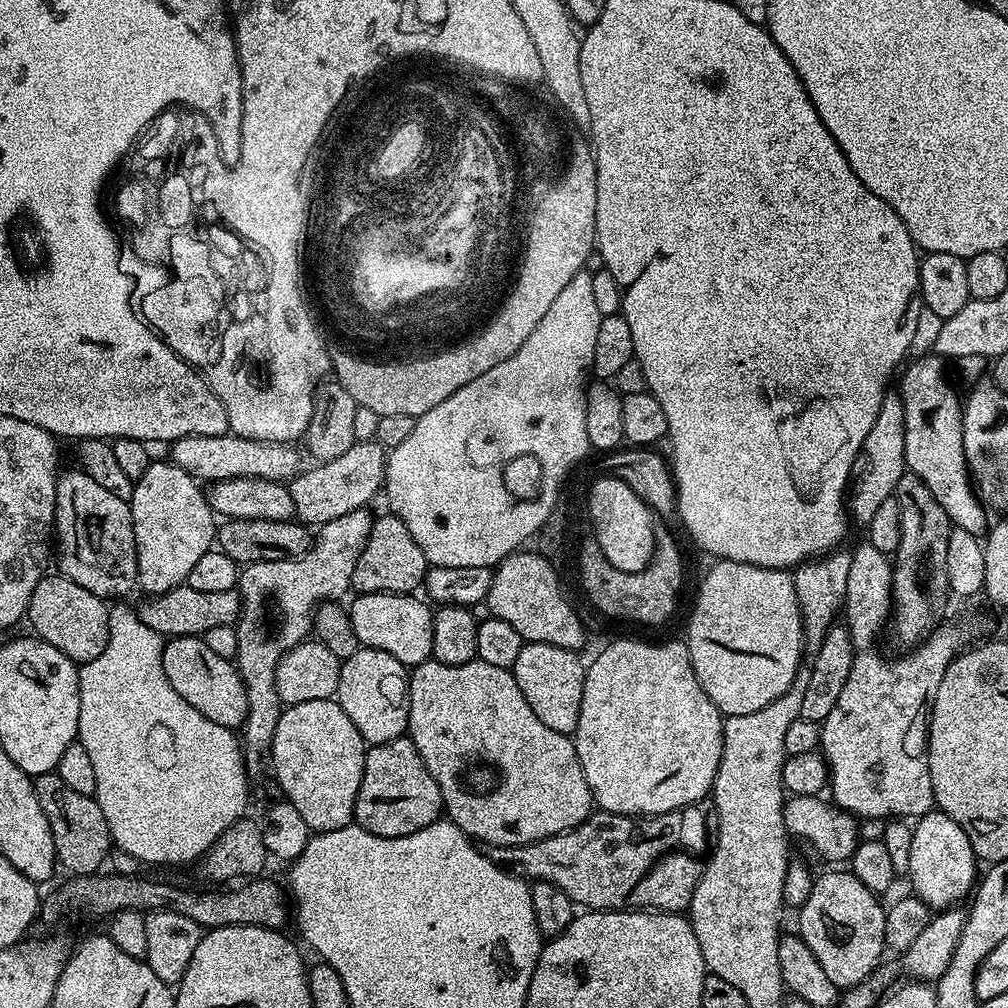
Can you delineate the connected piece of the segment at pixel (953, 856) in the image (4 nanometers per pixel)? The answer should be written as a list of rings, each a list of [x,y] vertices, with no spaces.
[[[933,810],[915,821],[912,841],[908,844],[908,876],[912,879],[911,891],[919,896],[929,909],[943,910],[961,903],[964,895],[973,891],[978,880],[978,861],[970,846],[970,838],[944,812]]]

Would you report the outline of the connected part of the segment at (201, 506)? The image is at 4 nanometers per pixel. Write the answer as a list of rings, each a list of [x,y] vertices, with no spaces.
[[[153,459],[146,474],[131,485],[130,507],[138,562],[136,582],[139,591],[147,594],[179,588],[187,581],[190,570],[194,570],[194,562],[213,551],[218,536],[217,517],[196,477],[164,460]]]

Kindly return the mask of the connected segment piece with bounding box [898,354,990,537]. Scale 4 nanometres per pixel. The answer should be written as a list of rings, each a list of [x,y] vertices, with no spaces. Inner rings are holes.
[[[929,354],[918,357],[910,364],[903,369],[904,377],[898,385],[906,410],[905,469],[922,478],[922,482],[926,482],[930,494],[938,498],[938,506],[946,510],[955,527],[966,530],[966,534],[983,537],[990,527],[989,509],[982,503],[974,487],[968,459],[964,453],[964,406],[961,393],[956,393],[957,385],[950,379],[949,365],[948,368],[944,365],[947,364],[945,357]]]

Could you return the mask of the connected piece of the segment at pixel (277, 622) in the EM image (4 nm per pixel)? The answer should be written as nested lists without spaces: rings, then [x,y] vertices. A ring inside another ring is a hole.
[[[359,508],[350,514],[342,514],[342,518],[334,518],[334,522],[319,525],[312,549],[296,560],[263,560],[247,565],[239,573],[240,618],[234,625],[238,638],[234,663],[244,680],[248,699],[248,713],[242,729],[242,751],[244,770],[249,777],[256,778],[266,772],[272,755],[274,726],[282,711],[274,686],[278,662],[291,648],[309,639],[317,605],[339,601],[340,595],[351,589],[358,554],[366,550],[374,523],[374,516],[370,513],[368,508]]]

